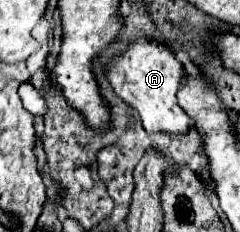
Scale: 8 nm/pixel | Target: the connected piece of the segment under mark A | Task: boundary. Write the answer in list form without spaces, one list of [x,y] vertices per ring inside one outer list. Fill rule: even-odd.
[[[138,37],[128,53],[124,53],[122,57],[118,57],[114,63],[108,65],[106,75],[116,95],[120,95],[140,115],[148,135],[164,133],[168,137],[180,137],[186,135],[194,125],[192,119],[186,117],[186,111],[176,101],[176,95],[182,83],[186,83],[188,75],[184,65],[174,57],[174,53],[168,47]]]

